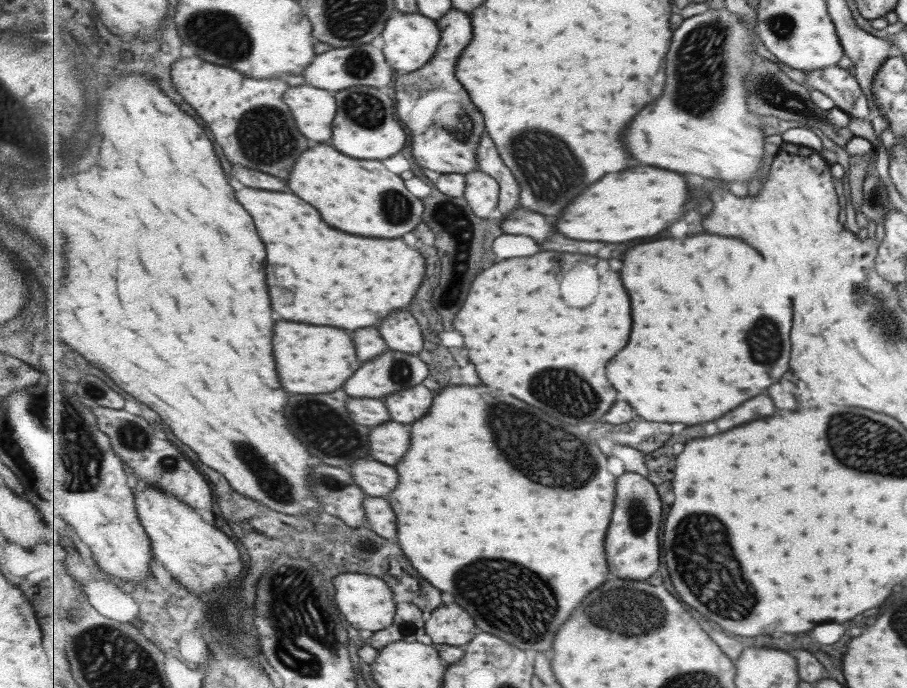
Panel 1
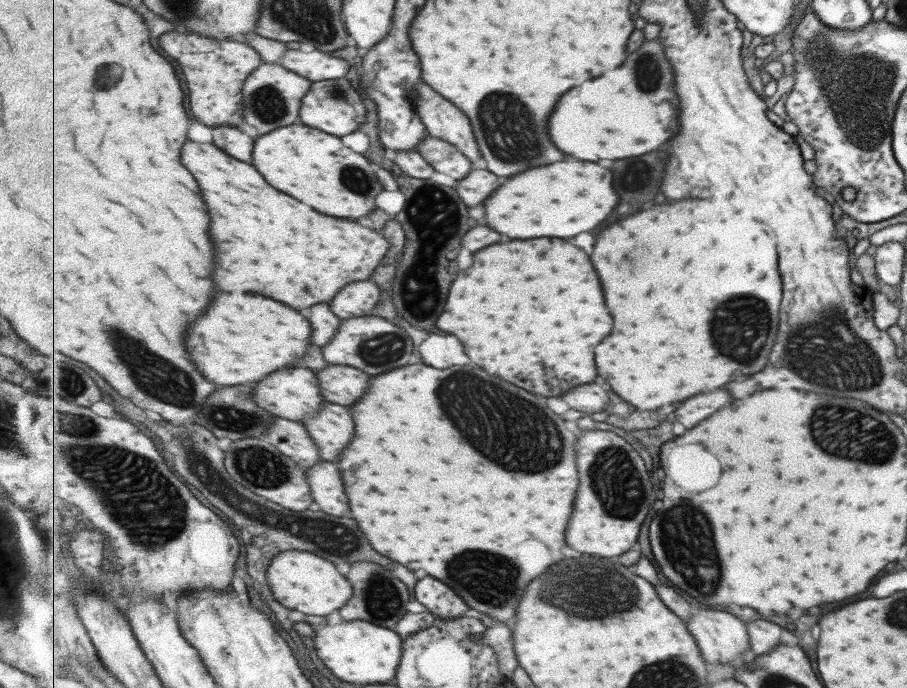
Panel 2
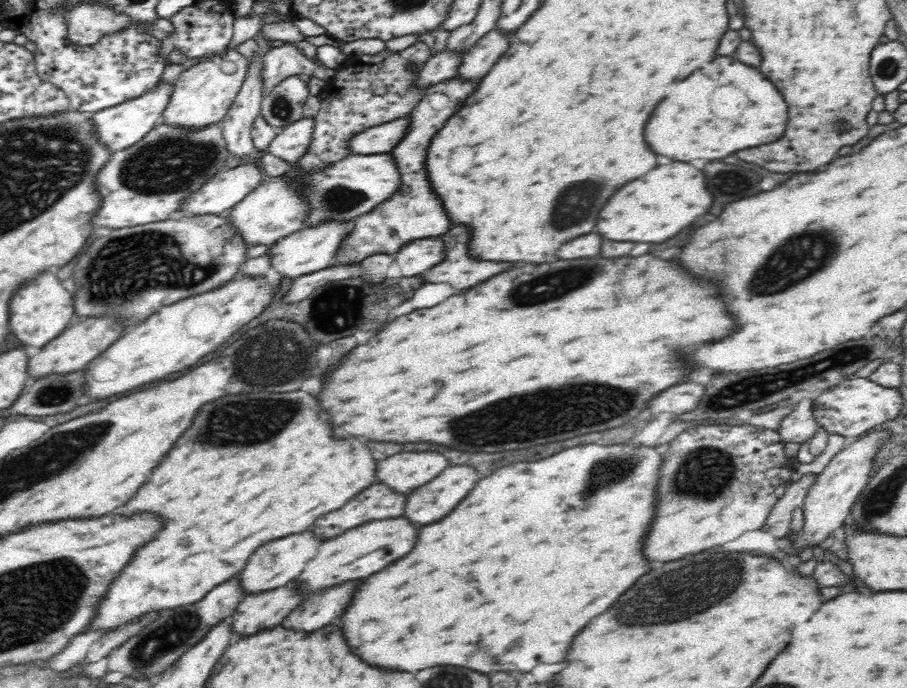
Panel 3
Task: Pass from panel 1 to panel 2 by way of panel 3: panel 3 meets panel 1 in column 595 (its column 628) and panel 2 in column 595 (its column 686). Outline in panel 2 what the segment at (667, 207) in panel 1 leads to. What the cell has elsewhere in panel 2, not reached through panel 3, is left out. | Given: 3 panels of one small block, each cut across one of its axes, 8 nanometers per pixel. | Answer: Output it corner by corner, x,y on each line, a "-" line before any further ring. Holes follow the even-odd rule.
555,162
551,166
531,168
525,174
523,172
515,174
507,178
507,182
495,192
495,196
491,196
485,202
487,224
501,234
507,234
511,238
523,238
523,240
541,238
541,236
573,238
583,232
593,232
603,224
605,216
609,216
619,204
619,194
613,188
613,172
607,170
605,176
603,172
605,168
595,162

